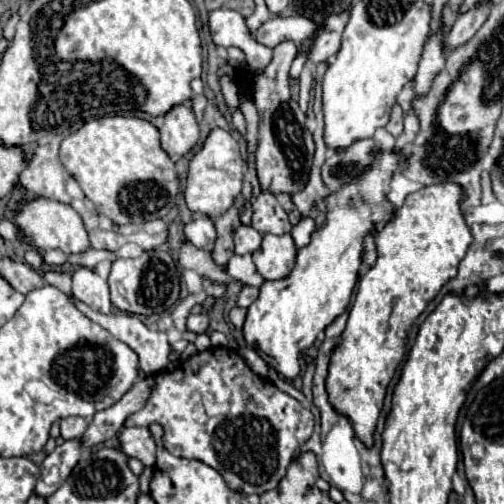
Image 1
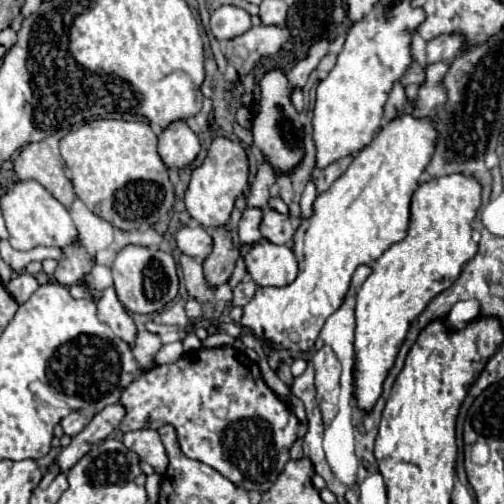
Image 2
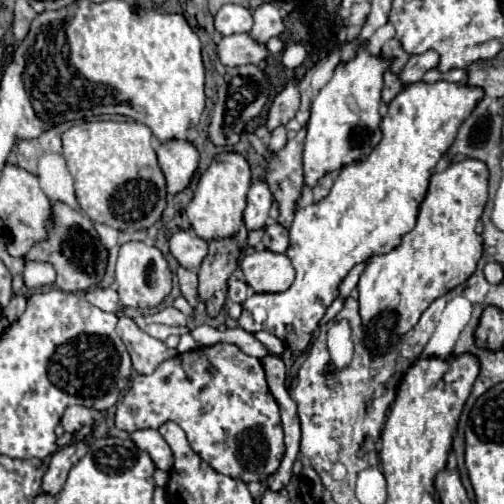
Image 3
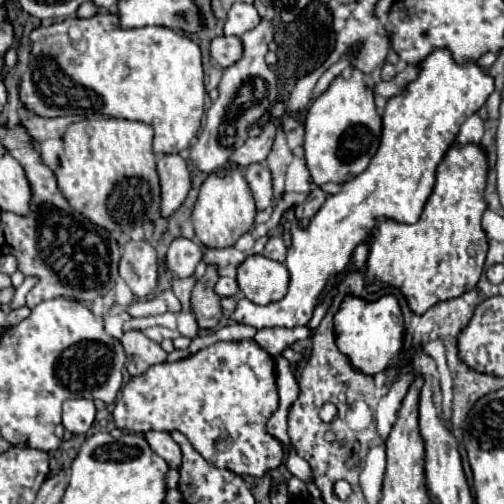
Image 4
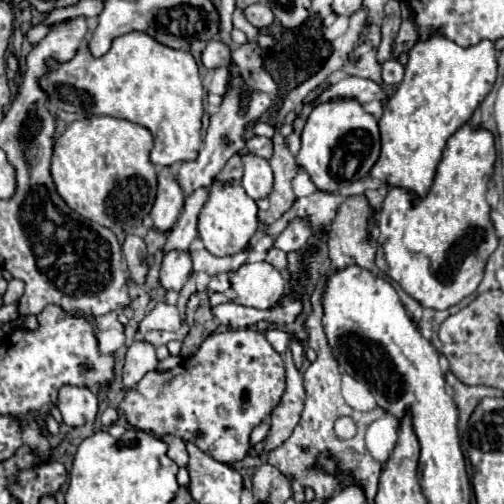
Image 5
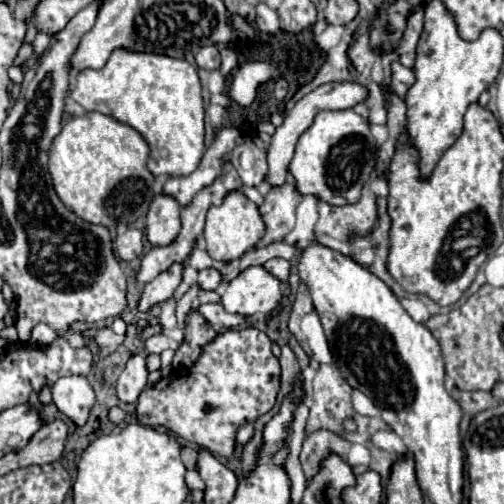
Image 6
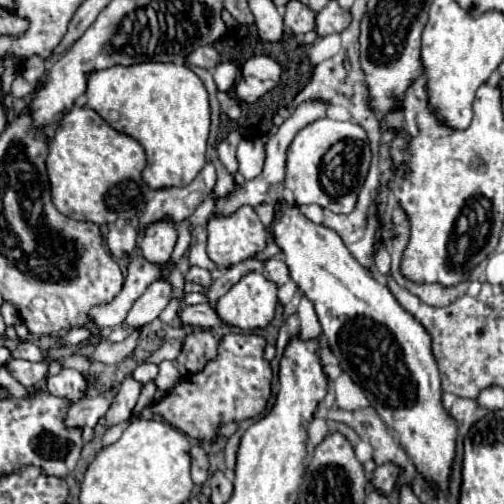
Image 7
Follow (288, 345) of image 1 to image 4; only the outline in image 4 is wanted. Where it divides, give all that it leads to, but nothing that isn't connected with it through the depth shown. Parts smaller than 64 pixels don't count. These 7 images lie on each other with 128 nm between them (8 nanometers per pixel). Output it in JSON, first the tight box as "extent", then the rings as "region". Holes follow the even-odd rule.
{"extent":[230,48,494,330],"region":[[[444,48],[428,54],[422,60],[420,76],[408,84],[404,92],[388,100],[382,116],[380,148],[372,156],[370,166],[360,176],[344,182],[338,194],[328,196],[306,228],[298,228],[298,220],[292,220],[292,244],[286,260],[294,260],[294,266],[288,264],[288,294],[282,300],[264,306],[240,298],[238,308],[230,318],[256,330],[306,326],[330,276],[336,276],[350,264],[356,246],[366,244],[380,222],[392,218],[400,224],[414,224],[420,218],[422,208],[432,194],[436,166],[454,144],[464,120],[488,100],[492,90],[494,80],[474,62],[456,64],[452,54]]]}

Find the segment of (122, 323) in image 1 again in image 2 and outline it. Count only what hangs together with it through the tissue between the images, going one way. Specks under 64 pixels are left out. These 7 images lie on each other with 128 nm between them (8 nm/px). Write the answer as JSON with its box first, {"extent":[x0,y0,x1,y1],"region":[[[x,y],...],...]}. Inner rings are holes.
{"extent":[132,330,162,370],"region":[[[138,330],[136,332],[132,352],[134,352],[134,358],[138,360],[138,364],[142,366],[142,370],[150,370],[150,368],[156,366],[154,356],[158,354],[160,348],[162,348],[162,340],[160,340],[158,334],[152,334],[148,330]]]}

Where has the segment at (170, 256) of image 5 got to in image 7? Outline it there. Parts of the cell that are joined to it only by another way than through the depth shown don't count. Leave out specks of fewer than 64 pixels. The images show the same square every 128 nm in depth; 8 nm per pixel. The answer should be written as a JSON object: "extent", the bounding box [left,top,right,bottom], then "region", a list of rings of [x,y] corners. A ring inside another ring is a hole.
{"extent":[124,278,172,330],"region":[[[158,278],[134,302],[132,310],[128,312],[128,316],[124,320],[126,326],[130,326],[130,328],[136,330],[136,328],[152,322],[168,306],[170,298],[172,298],[172,284],[170,284],[170,280],[168,278]]]}

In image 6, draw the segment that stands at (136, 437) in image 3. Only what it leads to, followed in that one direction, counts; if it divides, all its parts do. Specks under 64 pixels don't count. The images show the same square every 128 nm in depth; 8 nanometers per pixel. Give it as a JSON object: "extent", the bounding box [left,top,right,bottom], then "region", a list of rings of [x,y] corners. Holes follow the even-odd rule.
{"extent":[180,446,198,470],"region":[[[182,446],[182,450],[180,450],[180,458],[182,458],[182,462],[184,462],[184,466],[186,466],[188,470],[196,470],[196,458],[198,458],[198,454],[196,454],[194,448],[190,448],[190,446]]]}

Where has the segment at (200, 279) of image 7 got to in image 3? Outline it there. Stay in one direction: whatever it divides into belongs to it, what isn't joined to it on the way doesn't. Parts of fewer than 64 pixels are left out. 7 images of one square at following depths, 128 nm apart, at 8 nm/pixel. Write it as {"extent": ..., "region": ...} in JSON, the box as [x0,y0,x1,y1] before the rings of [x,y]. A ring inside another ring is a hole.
{"extent":[228,278,248,304],"region":[[[238,278],[228,280],[228,300],[242,304],[246,298],[248,298],[248,284]]]}

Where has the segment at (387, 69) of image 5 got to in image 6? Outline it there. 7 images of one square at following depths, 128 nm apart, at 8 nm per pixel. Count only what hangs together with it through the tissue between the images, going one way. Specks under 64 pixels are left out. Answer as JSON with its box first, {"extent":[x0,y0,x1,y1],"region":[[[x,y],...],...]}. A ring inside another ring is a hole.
{"extent":[390,62,414,98],"region":[[[392,62],[392,78],[390,78],[390,86],[392,86],[392,90],[394,90],[400,98],[406,96],[408,88],[412,86],[412,80],[414,80],[414,76],[412,76],[412,70],[410,70],[410,68],[402,66],[400,62]]]}

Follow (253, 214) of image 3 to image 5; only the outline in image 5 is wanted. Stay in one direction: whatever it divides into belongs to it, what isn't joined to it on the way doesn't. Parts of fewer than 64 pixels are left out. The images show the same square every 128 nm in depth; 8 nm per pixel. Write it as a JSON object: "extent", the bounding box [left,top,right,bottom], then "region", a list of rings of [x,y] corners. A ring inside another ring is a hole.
{"extent":[242,154,274,200],"region":[[[252,154],[244,156],[242,186],[250,198],[254,200],[268,198],[268,194],[272,192],[272,182],[274,182],[274,176],[268,160]]]}

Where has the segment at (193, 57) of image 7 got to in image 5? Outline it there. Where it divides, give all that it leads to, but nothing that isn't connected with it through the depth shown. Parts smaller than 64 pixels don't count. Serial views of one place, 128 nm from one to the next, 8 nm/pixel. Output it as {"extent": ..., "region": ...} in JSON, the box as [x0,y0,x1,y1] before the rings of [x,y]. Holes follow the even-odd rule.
{"extent":[202,40,230,68],"region":[[[210,40],[206,50],[202,52],[202,64],[206,68],[230,66],[230,48],[222,40]]]}

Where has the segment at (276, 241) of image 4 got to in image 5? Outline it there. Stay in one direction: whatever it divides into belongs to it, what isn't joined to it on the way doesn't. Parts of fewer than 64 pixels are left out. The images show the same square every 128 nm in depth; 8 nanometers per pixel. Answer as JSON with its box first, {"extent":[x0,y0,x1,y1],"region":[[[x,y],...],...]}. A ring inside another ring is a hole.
{"extent":[266,248,288,272],"region":[[[270,248],[266,254],[266,262],[272,264],[274,268],[278,268],[280,272],[286,272],[288,268],[288,260],[286,260],[286,252],[282,252],[280,248]]]}

